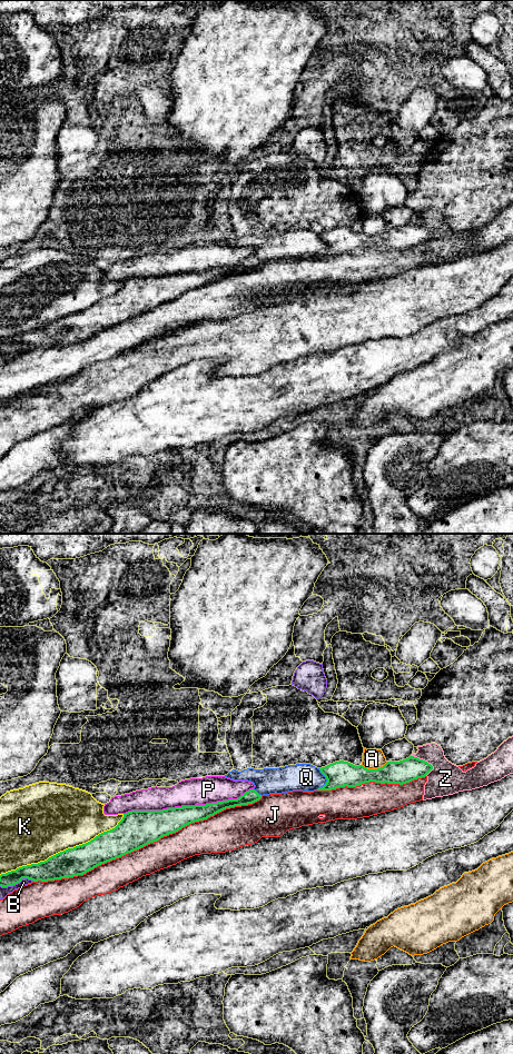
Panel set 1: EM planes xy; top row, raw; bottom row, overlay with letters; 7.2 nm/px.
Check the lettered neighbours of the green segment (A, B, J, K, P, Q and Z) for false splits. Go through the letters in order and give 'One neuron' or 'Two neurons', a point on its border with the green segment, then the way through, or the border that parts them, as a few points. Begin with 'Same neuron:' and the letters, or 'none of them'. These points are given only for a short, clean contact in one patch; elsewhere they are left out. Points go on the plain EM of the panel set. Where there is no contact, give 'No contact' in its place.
Same neuron: none of them
A: Two neurons. Touches green at xy (374, 236)
B: Two neurons. Touches green at xy (17, 349)
J: Two neurons. Touches green at xy (147, 310)
K: Two neurons. Touches green at xy (63, 317)
P: Two neurons. Touches green at xy (188, 272)
Q: Two neurons. Touches green at xy (327, 247)
Z: Two neurons. Touches green at xy (422, 226)

